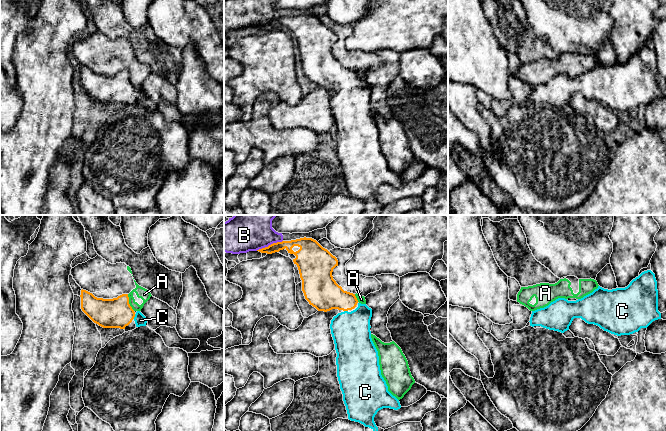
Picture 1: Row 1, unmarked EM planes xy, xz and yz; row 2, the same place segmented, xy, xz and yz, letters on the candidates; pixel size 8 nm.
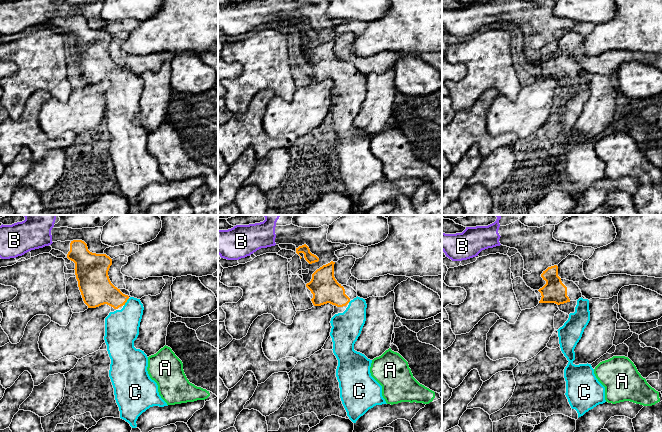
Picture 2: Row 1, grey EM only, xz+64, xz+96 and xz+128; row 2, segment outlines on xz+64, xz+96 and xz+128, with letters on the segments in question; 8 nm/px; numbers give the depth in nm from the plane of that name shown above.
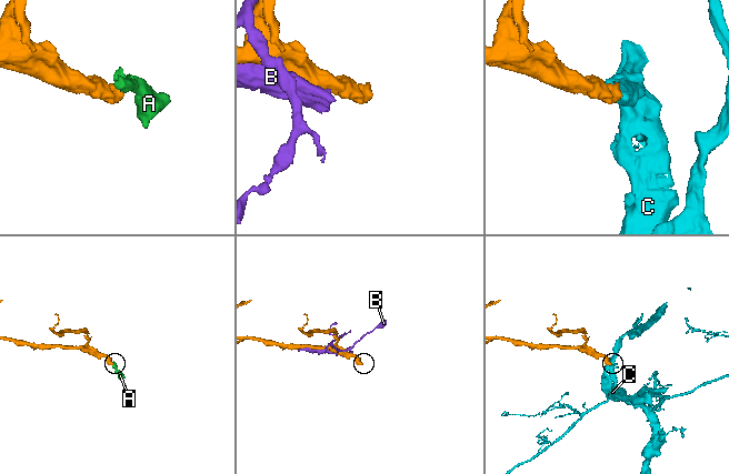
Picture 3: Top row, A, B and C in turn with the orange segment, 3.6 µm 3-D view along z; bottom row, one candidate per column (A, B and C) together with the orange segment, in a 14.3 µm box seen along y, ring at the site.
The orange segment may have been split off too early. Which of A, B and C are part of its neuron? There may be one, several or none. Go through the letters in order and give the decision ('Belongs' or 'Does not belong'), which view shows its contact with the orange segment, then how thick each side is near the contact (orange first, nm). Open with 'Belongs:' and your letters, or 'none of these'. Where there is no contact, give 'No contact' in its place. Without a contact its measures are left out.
Belongs: C
A: Does not belong. Touches orange in xy. Thickness 240 nm (orange) against 90 nm
B: Does not belong. Touches orange in xz. Thickness 80 nm (orange) against 240 nm
C: Belongs. Touches orange in xy. Thickness 240 nm (orange) against 100 nm

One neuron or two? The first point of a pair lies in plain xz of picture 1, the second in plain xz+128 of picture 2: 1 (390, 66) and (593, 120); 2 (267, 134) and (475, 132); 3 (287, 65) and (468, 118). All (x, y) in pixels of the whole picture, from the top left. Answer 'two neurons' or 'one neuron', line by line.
1: one neuron
2: one neuron
3: two neurons

